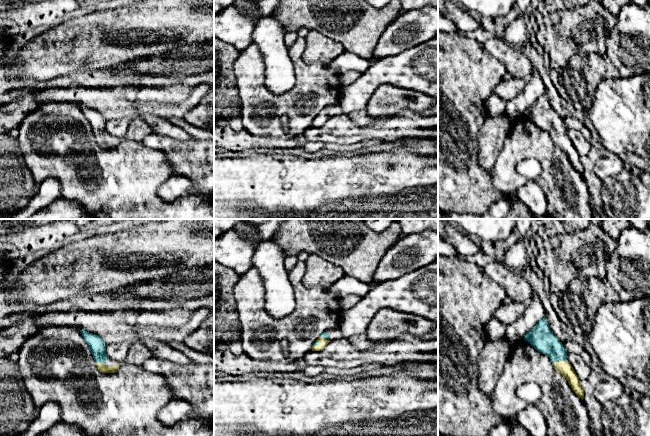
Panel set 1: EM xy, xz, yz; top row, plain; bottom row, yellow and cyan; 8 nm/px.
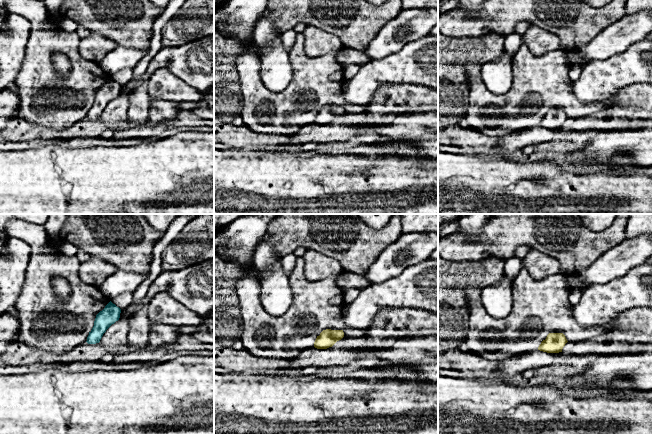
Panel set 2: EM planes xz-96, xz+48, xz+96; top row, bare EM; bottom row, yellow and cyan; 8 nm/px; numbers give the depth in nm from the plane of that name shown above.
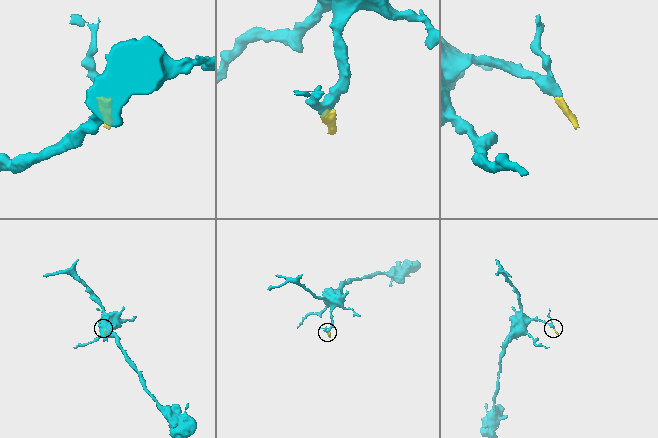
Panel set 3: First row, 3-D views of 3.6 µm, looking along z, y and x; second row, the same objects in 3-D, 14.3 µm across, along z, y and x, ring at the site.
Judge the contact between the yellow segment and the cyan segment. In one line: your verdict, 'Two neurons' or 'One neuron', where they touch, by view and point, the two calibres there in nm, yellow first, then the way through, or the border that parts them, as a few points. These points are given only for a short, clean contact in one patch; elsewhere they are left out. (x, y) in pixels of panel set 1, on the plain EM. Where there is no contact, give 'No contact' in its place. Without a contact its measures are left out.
One neuron. Touches yellow at yz (560, 137). Thickness 110 nm (yellow) against 200 nm. Path across: yz (565, 145), (560, 137), (558, 130), (541, 113)

